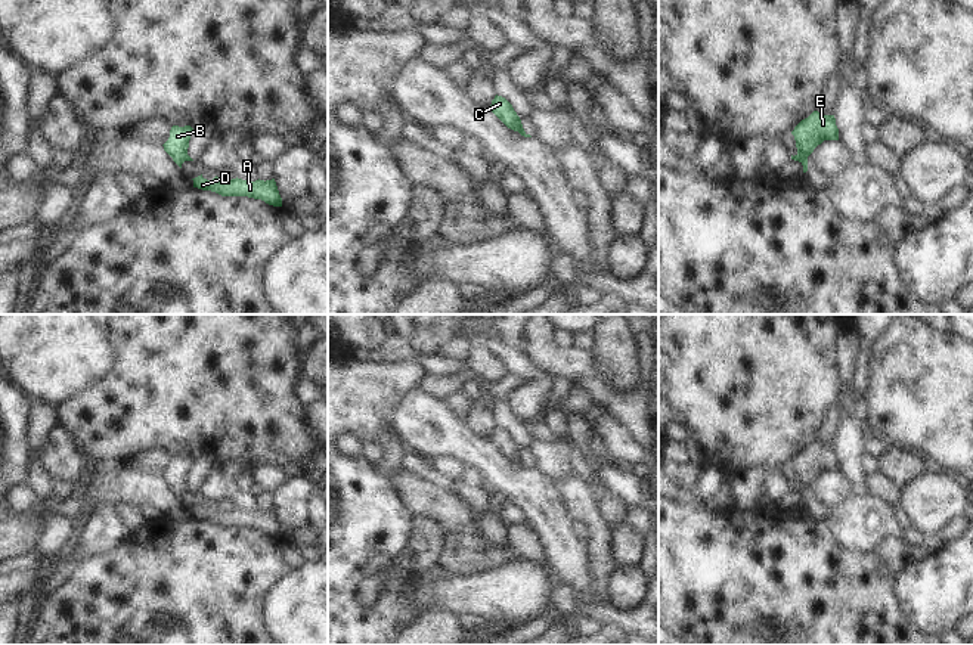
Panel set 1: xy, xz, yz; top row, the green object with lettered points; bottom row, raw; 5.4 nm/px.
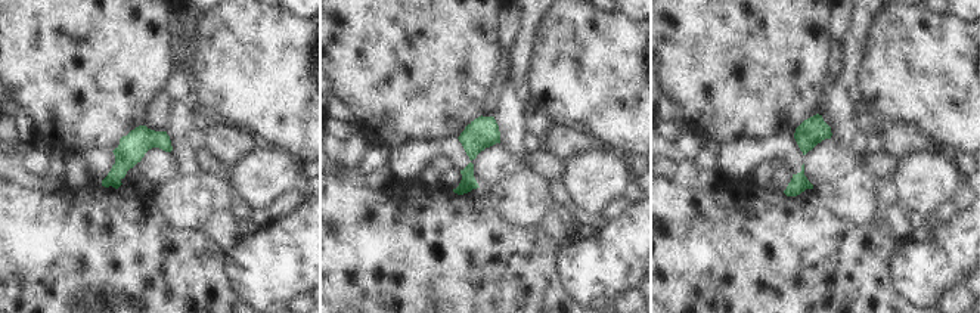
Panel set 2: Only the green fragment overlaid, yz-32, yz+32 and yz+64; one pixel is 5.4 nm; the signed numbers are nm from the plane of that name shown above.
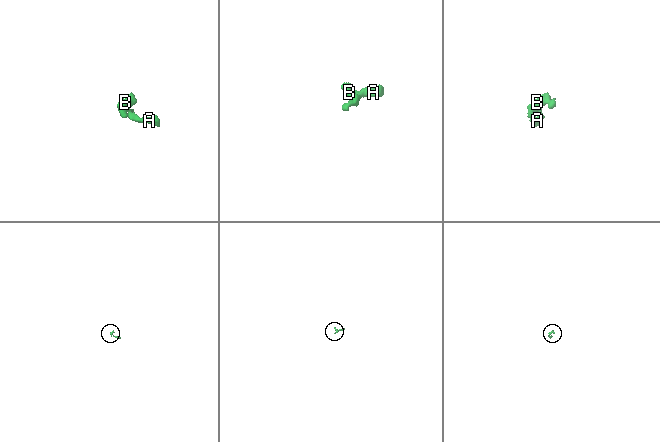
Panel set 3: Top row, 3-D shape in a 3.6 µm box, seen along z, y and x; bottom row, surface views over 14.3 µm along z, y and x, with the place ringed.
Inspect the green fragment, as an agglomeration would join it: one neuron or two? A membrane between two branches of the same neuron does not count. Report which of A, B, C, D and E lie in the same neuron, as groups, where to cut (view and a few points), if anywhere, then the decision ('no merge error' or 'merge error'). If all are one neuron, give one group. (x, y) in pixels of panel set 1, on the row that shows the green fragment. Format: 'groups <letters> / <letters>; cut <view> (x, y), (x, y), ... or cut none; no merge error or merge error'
groups A D / B C E; cut yz (808, 155), (798, 154), (792, 158); merge error

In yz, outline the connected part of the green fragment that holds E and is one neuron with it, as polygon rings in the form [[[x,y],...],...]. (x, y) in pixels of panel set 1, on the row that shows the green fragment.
[[[814,111],[802,120],[791,131],[796,140],[797,154],[811,155],[824,140],[839,140],[839,128],[834,115],[822,115]]]

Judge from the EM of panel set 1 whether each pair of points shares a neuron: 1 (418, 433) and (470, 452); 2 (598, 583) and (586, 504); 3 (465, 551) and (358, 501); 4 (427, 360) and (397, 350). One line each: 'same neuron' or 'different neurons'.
1: same neuron
2: same neuron
3: different neurons
4: same neuron

